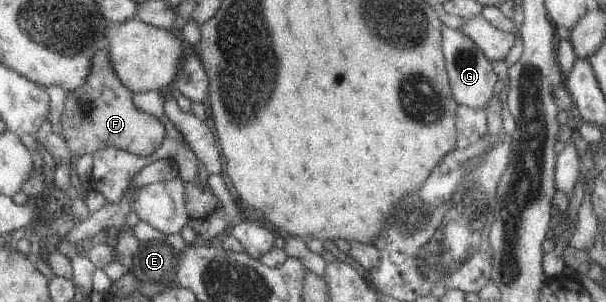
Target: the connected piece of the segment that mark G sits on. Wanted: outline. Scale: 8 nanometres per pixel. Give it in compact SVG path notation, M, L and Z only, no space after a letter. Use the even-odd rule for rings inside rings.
M441 28L440 40L441 54L447 73L450 93L458 106L468 106L472 109L483 107L492 95L496 75L490 66L490 60L474 45L474 42L459 32L459 29Z

